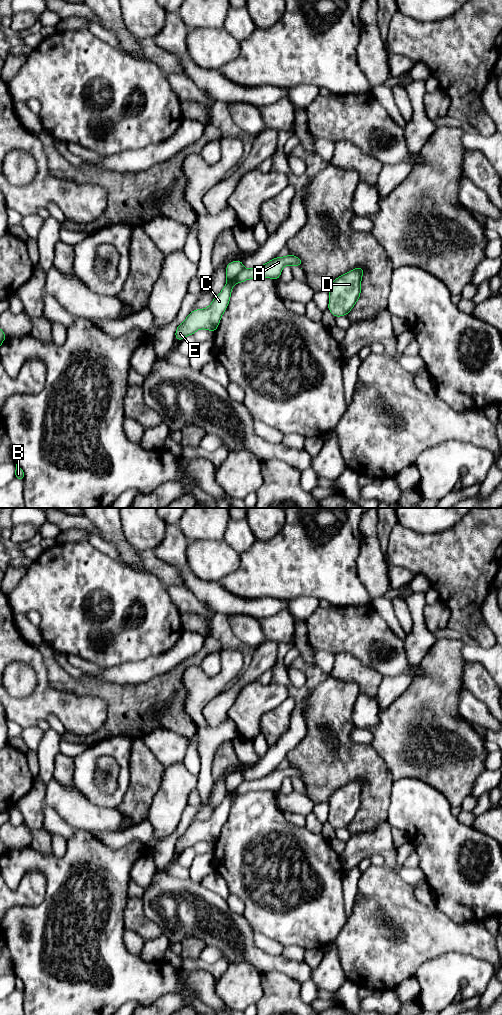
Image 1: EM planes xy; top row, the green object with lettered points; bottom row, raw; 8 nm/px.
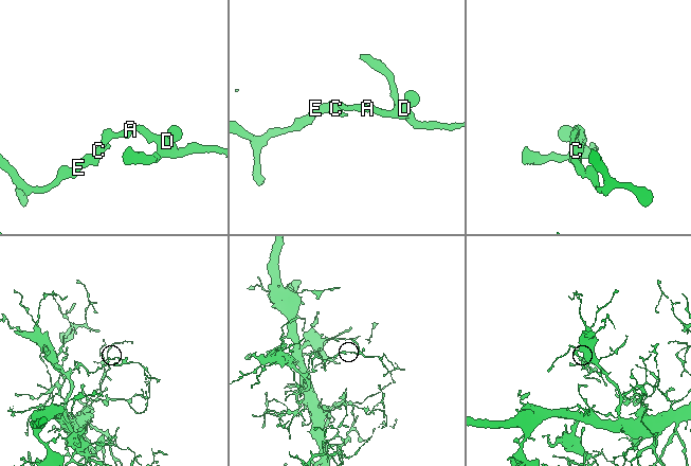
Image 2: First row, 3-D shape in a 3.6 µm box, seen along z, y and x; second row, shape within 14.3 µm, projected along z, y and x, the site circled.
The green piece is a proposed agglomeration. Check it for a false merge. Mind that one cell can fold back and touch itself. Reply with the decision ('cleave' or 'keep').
keep

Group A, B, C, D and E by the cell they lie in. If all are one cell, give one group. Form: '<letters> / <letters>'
A B C D E

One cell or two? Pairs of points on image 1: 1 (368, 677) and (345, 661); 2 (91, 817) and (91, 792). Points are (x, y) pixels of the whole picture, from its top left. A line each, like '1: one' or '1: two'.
1: one
2: two

